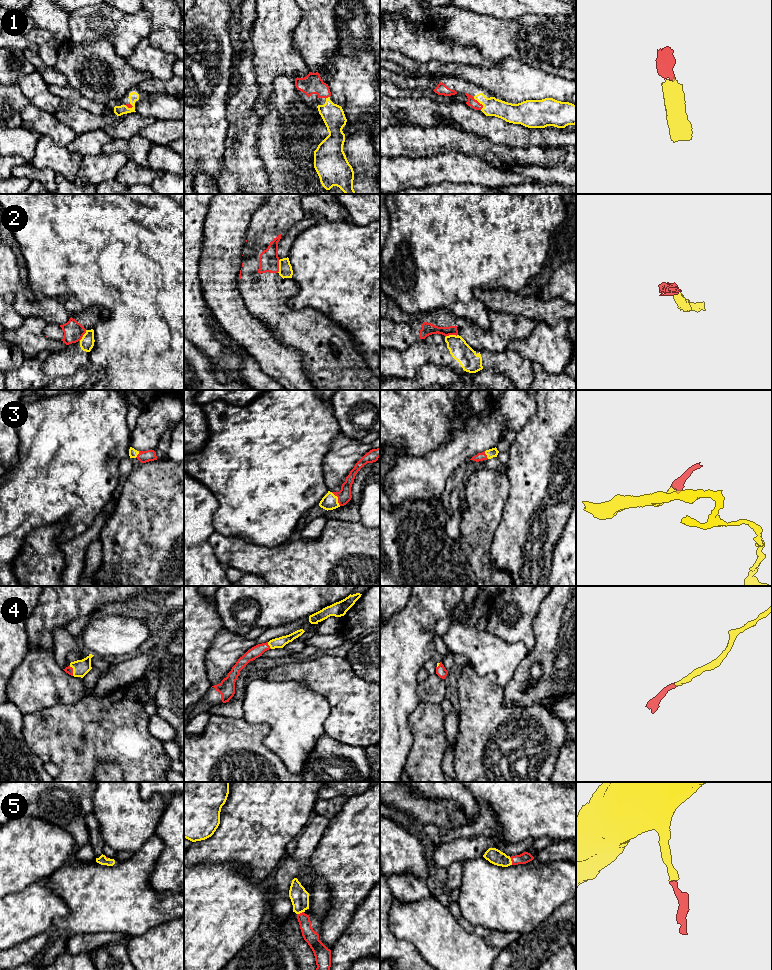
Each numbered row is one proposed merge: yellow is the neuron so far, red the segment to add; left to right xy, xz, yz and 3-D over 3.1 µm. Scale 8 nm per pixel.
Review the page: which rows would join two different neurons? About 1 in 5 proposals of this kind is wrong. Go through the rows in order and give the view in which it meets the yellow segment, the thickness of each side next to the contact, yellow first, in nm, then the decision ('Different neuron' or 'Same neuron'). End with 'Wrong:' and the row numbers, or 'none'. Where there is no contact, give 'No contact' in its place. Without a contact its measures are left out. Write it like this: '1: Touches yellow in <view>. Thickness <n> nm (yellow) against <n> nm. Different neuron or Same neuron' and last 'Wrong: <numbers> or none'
1: Touches yellow in yz. Thickness 150 nm (yellow) against 70 nm. Same neuron
2: Touches yellow in xz. Thickness 110 nm (yellow) against 160 nm. Different neuron
3: Touches yellow in xz. Thickness 130 nm (yellow) against 110 nm. Same neuron
4: Touches yellow in xy. Thickness 130 nm (yellow) against 60 nm. Same neuron
5: Touches yellow in yz. Thickness 120 nm (yellow) against 90 nm. Same neuron
Wrong: 2

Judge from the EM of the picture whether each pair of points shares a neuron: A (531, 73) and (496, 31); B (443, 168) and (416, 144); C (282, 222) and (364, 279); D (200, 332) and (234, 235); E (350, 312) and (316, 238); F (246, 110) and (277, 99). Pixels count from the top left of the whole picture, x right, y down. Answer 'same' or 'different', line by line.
A: different
B: different
C: different
D: different
E: same
F: different

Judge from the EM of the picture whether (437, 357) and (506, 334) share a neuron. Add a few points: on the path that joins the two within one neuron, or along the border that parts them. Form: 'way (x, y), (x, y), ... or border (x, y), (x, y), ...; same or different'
border (464, 340), (469, 346); different

